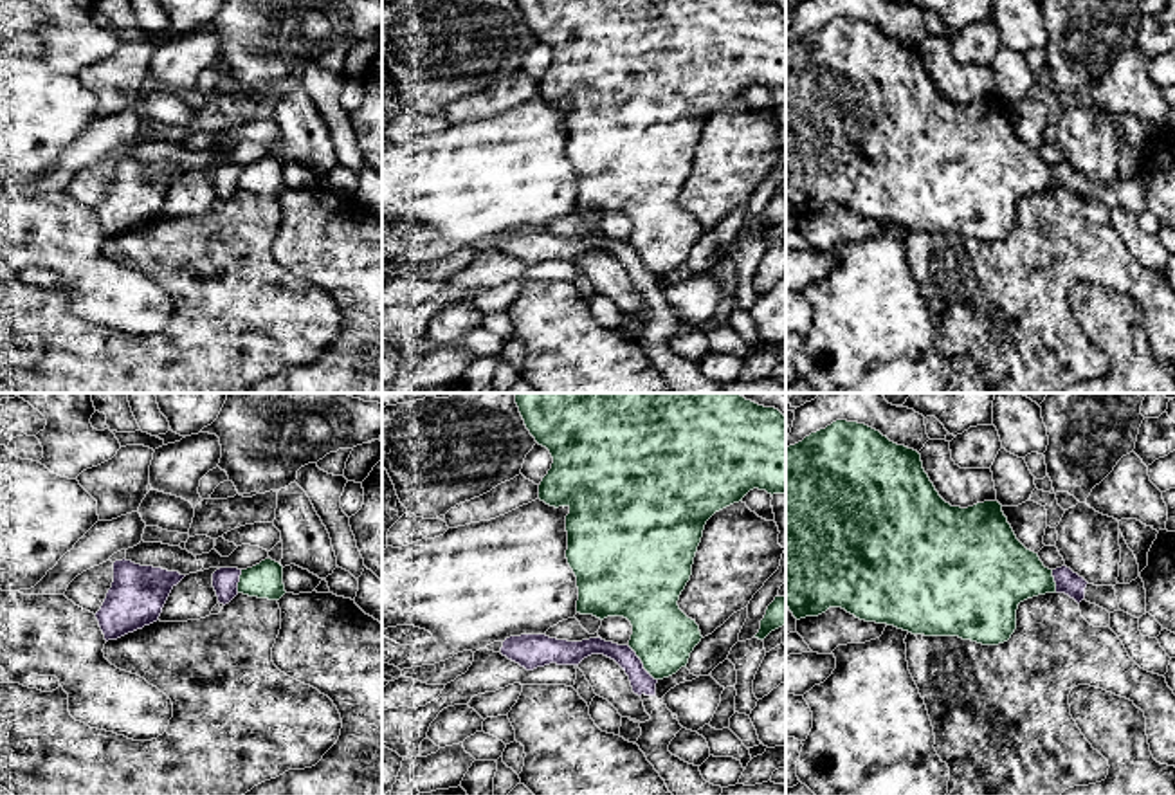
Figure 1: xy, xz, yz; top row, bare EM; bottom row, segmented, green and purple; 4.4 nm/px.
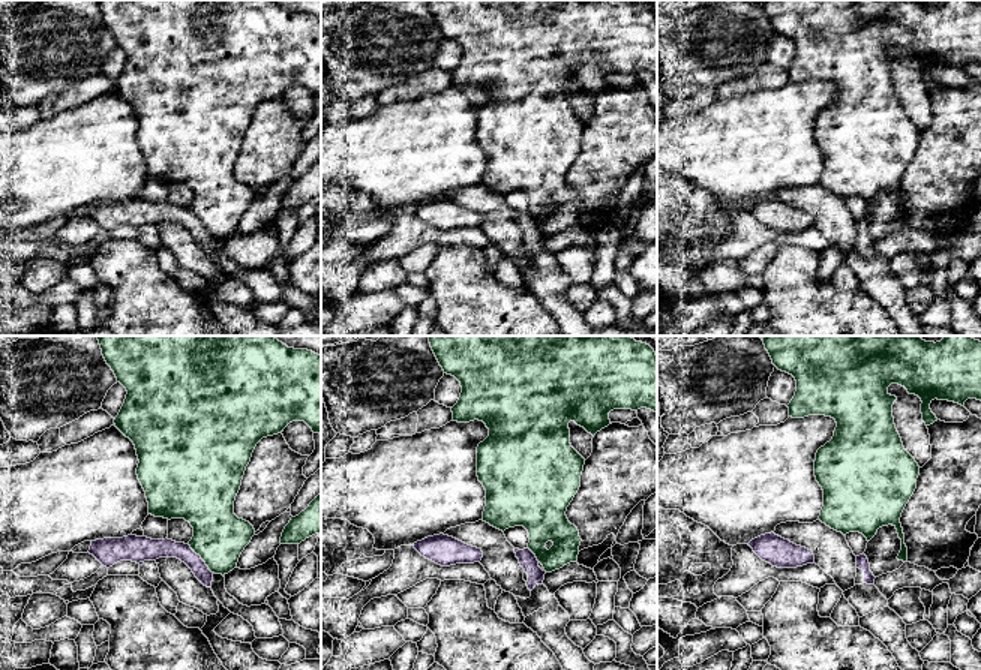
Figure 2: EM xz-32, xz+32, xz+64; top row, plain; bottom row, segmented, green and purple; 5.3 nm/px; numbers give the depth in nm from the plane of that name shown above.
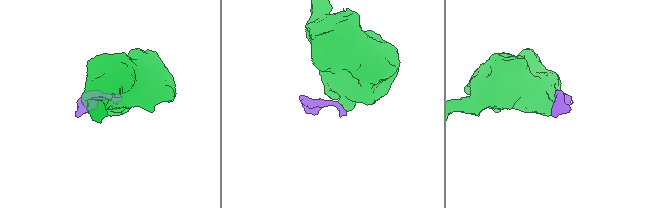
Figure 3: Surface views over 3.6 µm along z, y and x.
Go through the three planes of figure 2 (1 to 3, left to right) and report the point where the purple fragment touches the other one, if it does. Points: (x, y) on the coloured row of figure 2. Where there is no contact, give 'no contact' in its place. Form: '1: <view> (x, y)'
1: xz-32 (201, 558)
2: xz+32 (534, 553)
3: no contact

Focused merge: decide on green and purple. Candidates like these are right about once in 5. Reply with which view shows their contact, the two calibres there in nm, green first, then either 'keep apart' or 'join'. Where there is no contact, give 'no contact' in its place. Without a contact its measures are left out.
meets green in xz; 280 nm thick on the green side, 100 nm on the other; keep apart

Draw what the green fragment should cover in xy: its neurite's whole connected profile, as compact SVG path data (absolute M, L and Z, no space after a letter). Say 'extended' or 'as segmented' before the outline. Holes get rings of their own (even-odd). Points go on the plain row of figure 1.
as segmented; M265 155L252 164L241 166L238 189L279 196L287 189L283 180L283 162L272 155Z

